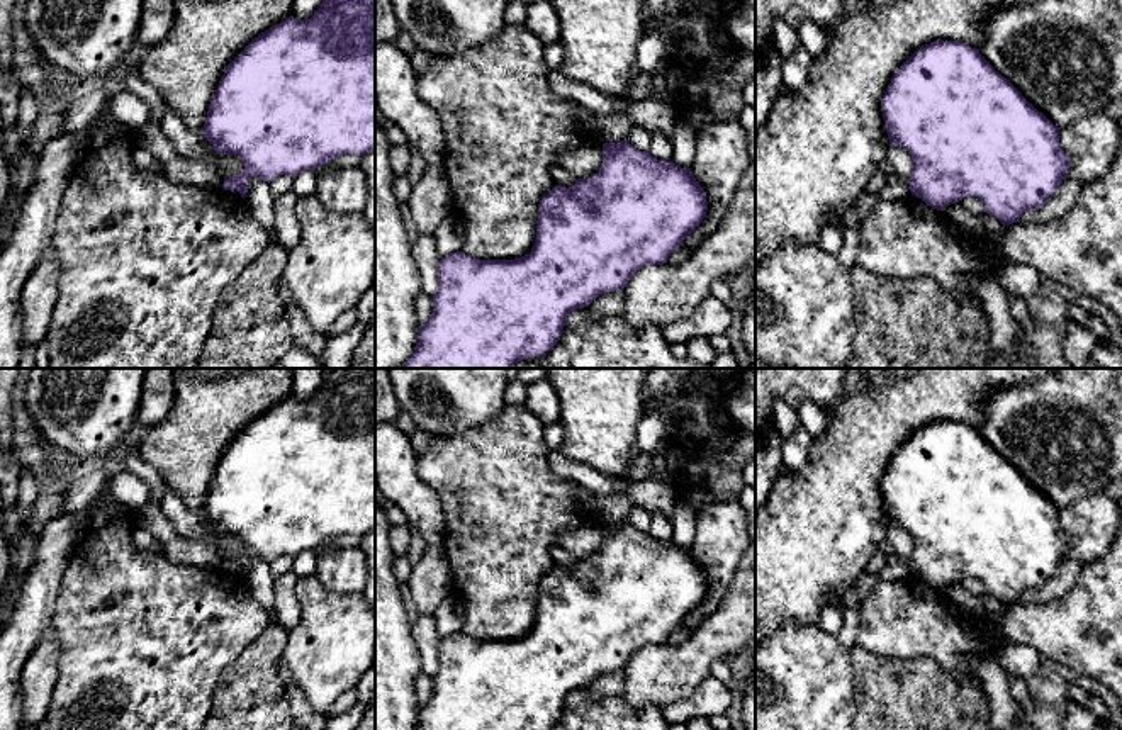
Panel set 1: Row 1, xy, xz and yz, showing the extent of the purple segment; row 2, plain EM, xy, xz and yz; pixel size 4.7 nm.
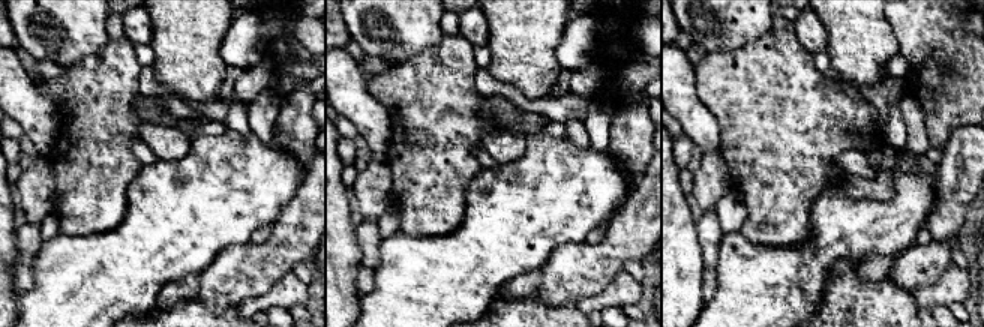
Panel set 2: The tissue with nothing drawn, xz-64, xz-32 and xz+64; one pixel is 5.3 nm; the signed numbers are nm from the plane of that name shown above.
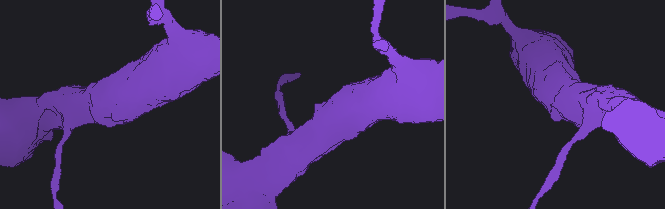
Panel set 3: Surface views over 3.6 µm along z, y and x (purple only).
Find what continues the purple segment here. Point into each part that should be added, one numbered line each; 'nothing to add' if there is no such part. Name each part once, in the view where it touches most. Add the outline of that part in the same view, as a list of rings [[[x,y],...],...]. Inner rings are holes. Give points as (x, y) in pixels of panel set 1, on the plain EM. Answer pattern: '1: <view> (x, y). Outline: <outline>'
nothing to add

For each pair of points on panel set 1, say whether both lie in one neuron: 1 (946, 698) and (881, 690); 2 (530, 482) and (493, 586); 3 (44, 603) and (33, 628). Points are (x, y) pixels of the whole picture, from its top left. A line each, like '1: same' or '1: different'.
1: same
2: same
3: same

